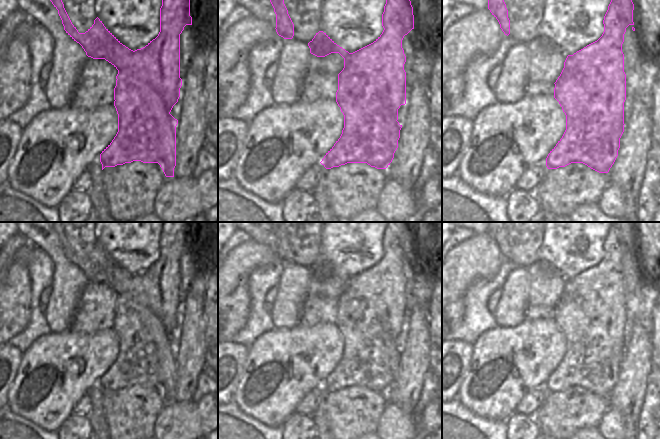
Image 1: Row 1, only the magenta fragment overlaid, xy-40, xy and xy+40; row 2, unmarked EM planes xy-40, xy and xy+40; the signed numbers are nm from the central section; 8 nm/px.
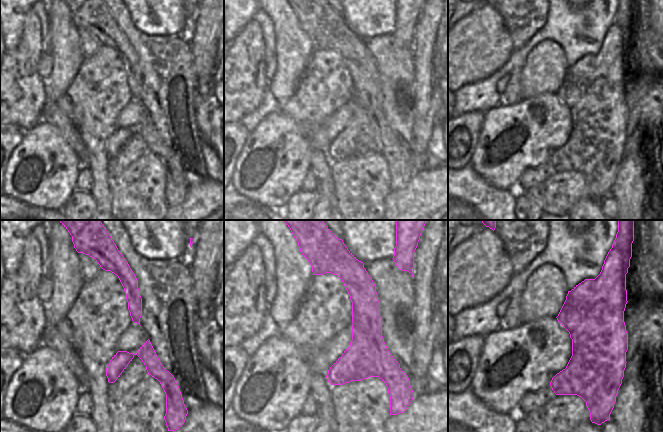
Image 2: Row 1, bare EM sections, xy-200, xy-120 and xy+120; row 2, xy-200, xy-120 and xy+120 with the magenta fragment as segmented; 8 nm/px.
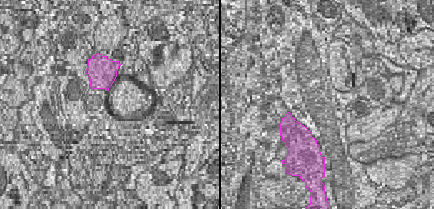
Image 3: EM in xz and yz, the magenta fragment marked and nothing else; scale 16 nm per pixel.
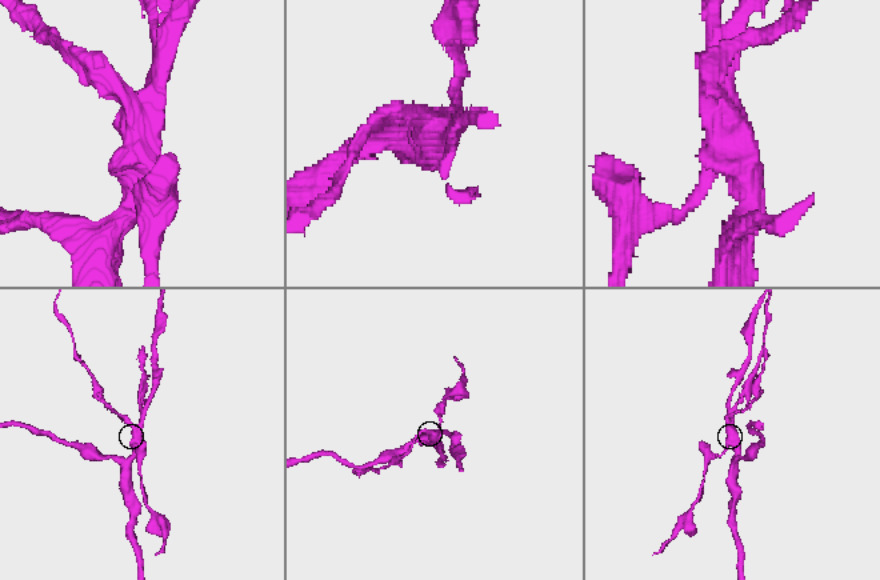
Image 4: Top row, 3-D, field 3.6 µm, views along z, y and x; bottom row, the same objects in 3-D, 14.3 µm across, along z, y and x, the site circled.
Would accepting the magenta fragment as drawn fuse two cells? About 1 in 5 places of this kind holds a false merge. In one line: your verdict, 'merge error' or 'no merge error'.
merge error

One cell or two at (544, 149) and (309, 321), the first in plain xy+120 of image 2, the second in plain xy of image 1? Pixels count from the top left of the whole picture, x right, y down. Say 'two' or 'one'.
two

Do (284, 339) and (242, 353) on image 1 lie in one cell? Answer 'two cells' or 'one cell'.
two cells

